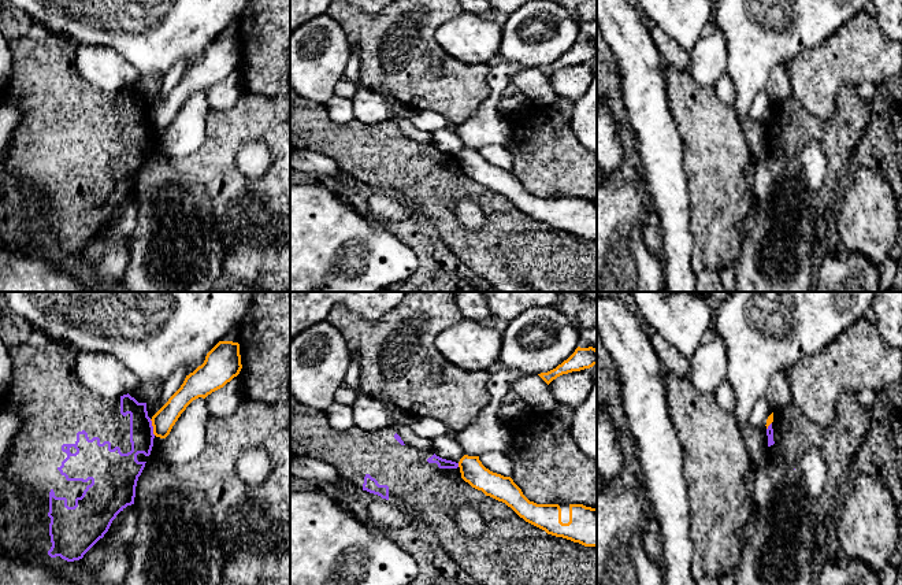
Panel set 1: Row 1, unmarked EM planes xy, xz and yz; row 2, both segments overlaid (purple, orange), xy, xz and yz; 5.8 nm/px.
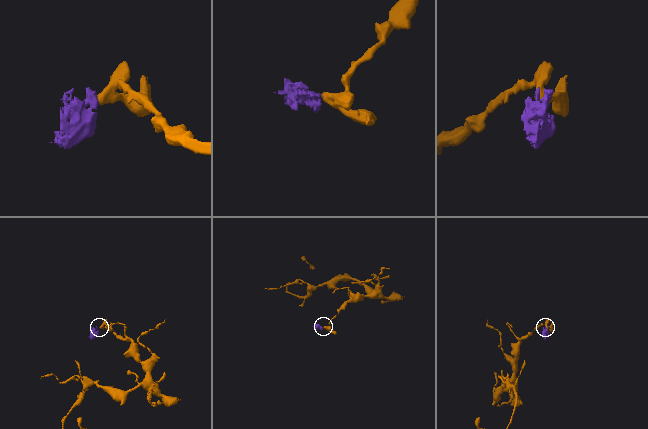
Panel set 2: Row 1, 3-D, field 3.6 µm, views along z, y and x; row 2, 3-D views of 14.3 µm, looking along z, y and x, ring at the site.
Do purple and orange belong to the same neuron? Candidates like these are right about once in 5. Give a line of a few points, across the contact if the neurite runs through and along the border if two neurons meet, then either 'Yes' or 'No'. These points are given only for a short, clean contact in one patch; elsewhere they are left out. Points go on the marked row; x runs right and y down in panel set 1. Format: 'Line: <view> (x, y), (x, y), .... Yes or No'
Line: xy (149, 419), (155, 434). No

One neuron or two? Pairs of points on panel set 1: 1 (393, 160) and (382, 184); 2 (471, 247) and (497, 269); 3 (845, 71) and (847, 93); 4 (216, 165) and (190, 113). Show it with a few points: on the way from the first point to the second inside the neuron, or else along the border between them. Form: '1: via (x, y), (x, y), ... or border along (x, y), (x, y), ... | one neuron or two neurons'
1: via (393, 166), (388, 178) | one neuron
2: via (478, 250), (490, 262) | one neuron
3: border along (856, 85), (845, 85), (839, 91), (832, 114) | two neurons
4: border along (210, 108), (205, 117), (205, 139), (189, 155) | two neurons

